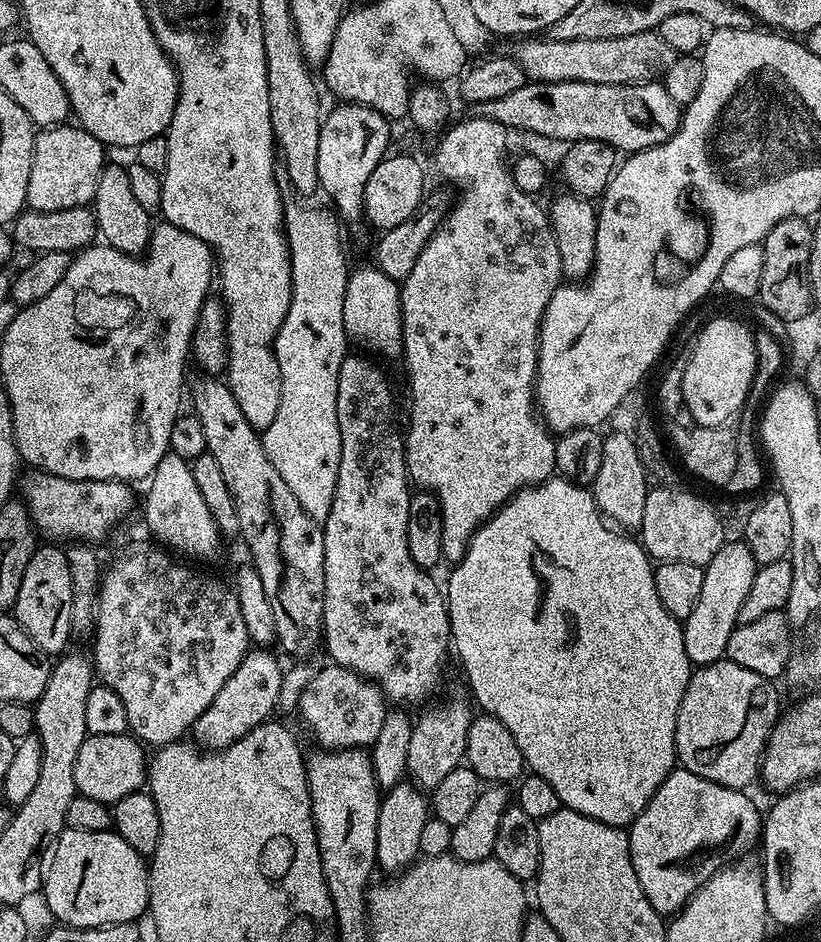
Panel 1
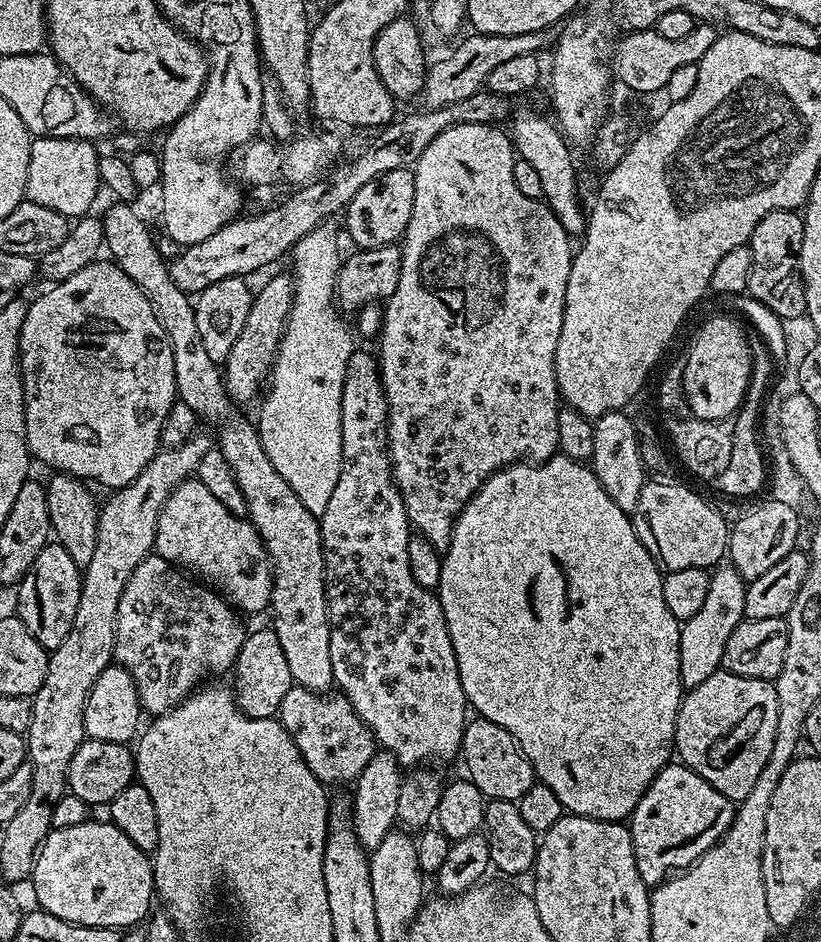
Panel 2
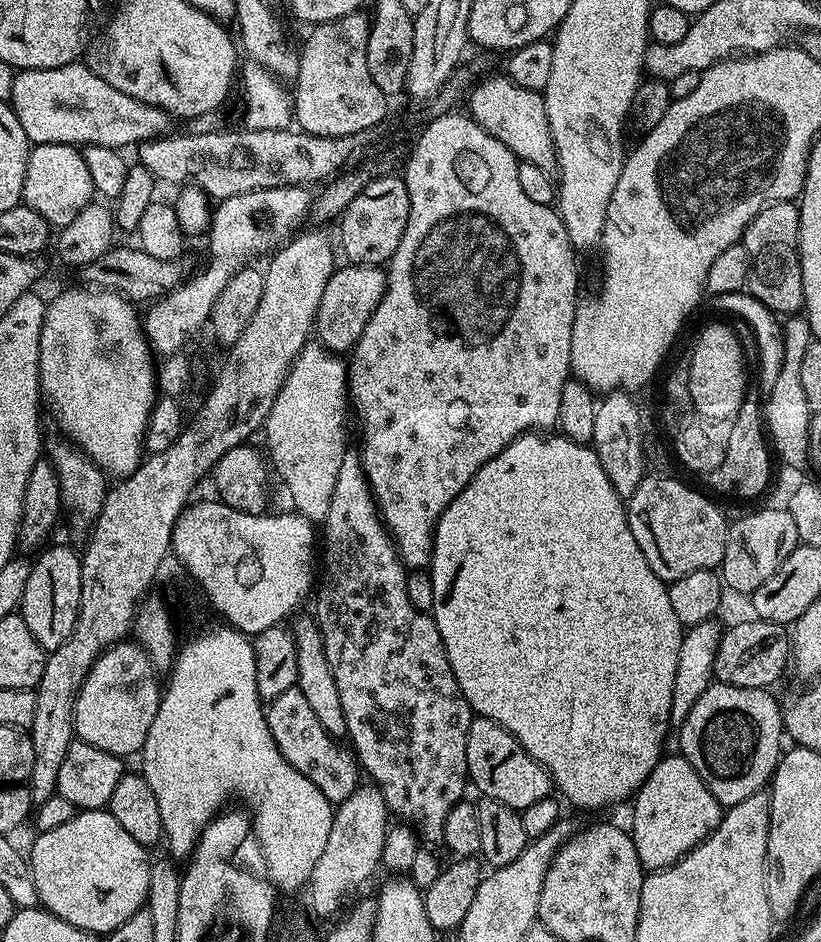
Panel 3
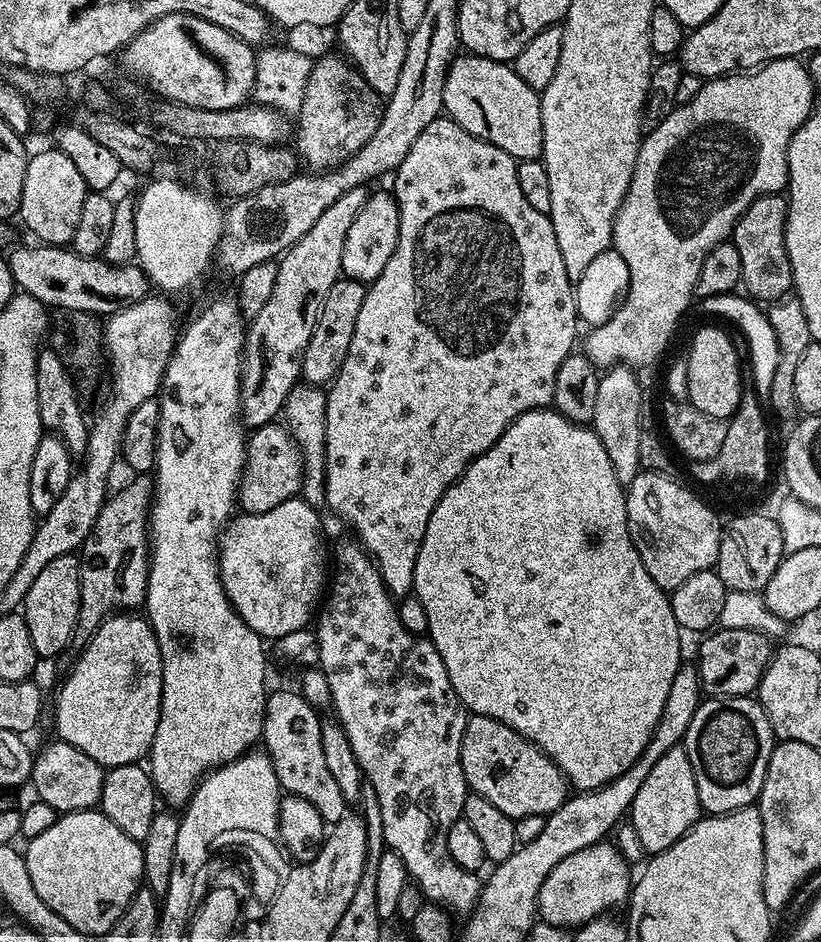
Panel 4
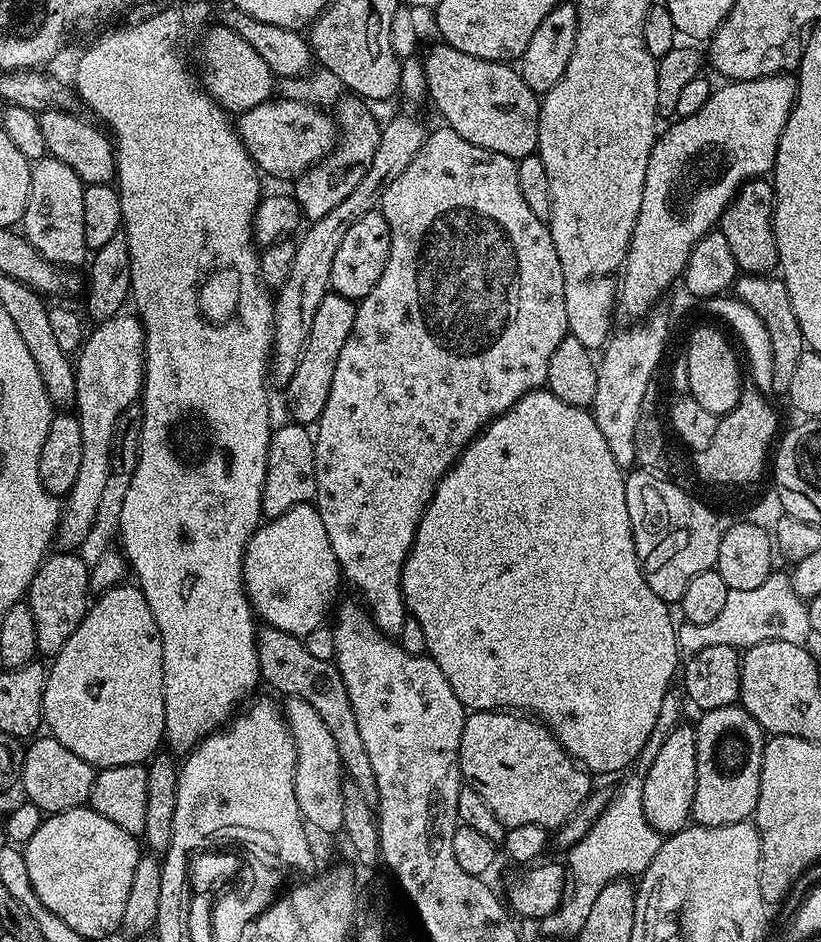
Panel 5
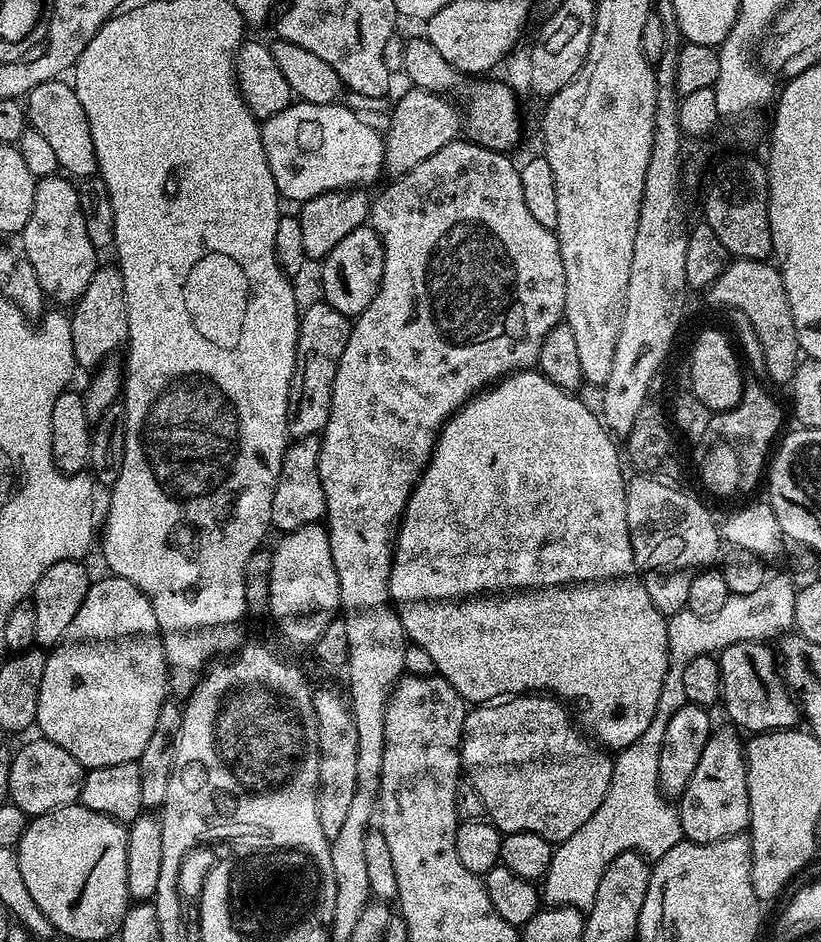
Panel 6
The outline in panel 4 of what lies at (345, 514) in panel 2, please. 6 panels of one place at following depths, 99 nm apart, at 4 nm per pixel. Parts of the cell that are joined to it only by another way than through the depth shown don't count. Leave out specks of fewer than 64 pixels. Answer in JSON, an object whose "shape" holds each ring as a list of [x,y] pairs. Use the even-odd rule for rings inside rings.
{"shape":[[[351,543],[340,544],[336,548],[336,569],[330,572],[330,583],[327,585],[326,595],[319,605],[319,608],[321,607],[320,617],[317,618],[316,624],[314,623],[318,654],[320,655],[318,667],[321,672],[326,674],[326,682],[330,682],[331,707],[336,708],[335,719],[343,728],[346,738],[354,750],[354,758],[358,758],[358,766],[364,771],[365,781],[372,784],[374,794],[378,794],[378,806],[382,806],[385,845],[402,858],[411,883],[415,887],[416,884],[420,887],[420,892],[424,895],[425,901],[439,902],[445,909],[451,910],[453,913],[464,912],[463,914],[468,914],[476,907],[476,901],[480,899],[482,880],[477,873],[467,872],[465,868],[458,866],[458,862],[454,862],[454,858],[450,858],[450,854],[446,850],[446,834],[452,823],[461,819],[464,811],[464,800],[470,795],[470,789],[460,761],[460,743],[462,742],[462,734],[468,725],[469,713],[466,711],[464,703],[458,698],[458,694],[450,682],[450,674],[446,674],[446,666],[442,662],[438,650],[432,645],[431,639],[427,635],[411,633],[403,626],[397,612],[397,601],[388,591],[387,586],[384,585],[380,571],[376,568],[375,560],[364,551],[359,543]]]}

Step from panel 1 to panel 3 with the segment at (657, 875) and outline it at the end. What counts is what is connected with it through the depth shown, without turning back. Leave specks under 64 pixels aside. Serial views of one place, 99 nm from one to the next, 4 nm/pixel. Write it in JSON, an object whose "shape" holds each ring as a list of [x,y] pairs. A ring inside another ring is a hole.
{"shape":[[[683,754],[665,755],[654,766],[632,804],[630,835],[645,869],[659,870],[671,864],[702,843],[708,833],[720,824],[722,806],[702,782],[698,770],[690,766]]]}

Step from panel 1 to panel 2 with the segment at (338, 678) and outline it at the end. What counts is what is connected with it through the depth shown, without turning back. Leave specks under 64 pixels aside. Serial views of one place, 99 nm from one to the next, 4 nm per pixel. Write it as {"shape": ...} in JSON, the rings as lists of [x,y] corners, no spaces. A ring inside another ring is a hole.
{"shape":[[[294,686],[282,698],[278,713],[280,725],[290,734],[294,746],[302,754],[306,766],[325,786],[354,782],[366,770],[366,762],[378,751],[376,739],[372,732],[358,718],[354,706],[342,694],[321,694],[311,692],[308,688]]]}

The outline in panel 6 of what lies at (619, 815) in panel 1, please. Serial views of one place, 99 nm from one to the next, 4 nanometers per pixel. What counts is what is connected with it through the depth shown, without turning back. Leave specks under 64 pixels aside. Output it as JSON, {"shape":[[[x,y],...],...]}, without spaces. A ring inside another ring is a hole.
{"shape":[[[538,370],[513,372],[512,375],[497,380],[495,384],[485,388],[483,392],[477,392],[471,400],[467,400],[444,423],[444,427],[440,429],[440,435],[436,437],[436,449],[432,451],[432,456],[428,459],[428,464],[424,468],[424,473],[420,476],[420,481],[414,486],[410,498],[406,502],[404,517],[400,520],[400,529],[396,531],[396,543],[392,549],[392,569],[390,570],[388,589],[390,590],[392,607],[396,609],[398,618],[404,627],[404,635],[408,637],[411,643],[417,644],[430,654],[430,658],[434,660],[436,672],[443,676],[446,682],[450,682],[450,686],[454,686],[456,693],[465,702],[471,702],[473,705],[479,706],[485,702],[496,702],[501,698],[511,698],[521,694],[551,694],[557,700],[570,706],[579,727],[595,743],[608,750],[619,750],[630,746],[630,742],[638,742],[638,738],[642,738],[646,726],[650,726],[650,722],[654,722],[654,714],[658,710],[658,697],[662,694],[662,682],[666,678],[666,670],[668,669],[668,621],[660,613],[658,606],[654,606],[654,602],[650,602],[650,594],[646,594],[646,586],[641,582],[640,574],[636,570],[636,559],[630,542],[630,530],[626,518],[626,494],[628,493],[626,475],[624,476],[623,470],[620,469],[622,456],[621,453],[620,456],[616,453],[617,441],[604,427],[601,417],[595,411],[592,413],[578,397],[579,395],[554,386],[554,382],[550,382]]]}

